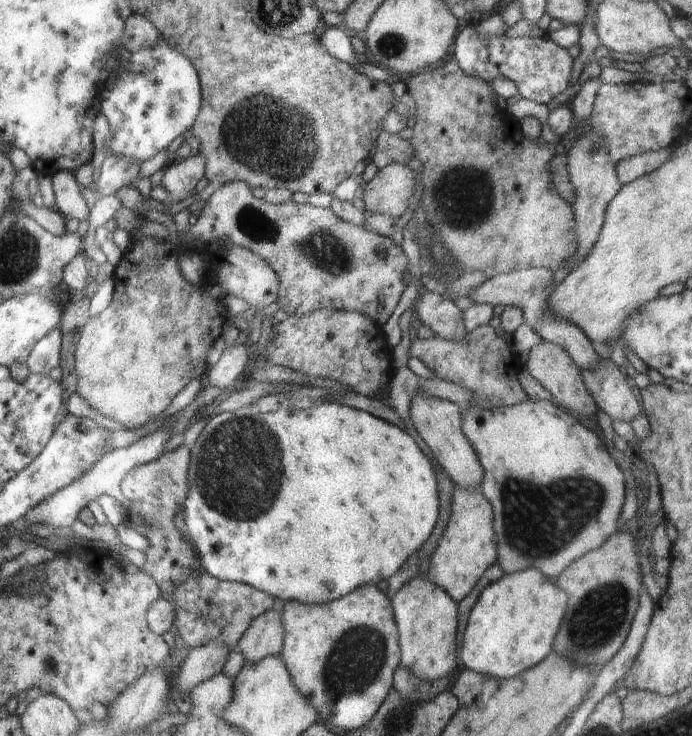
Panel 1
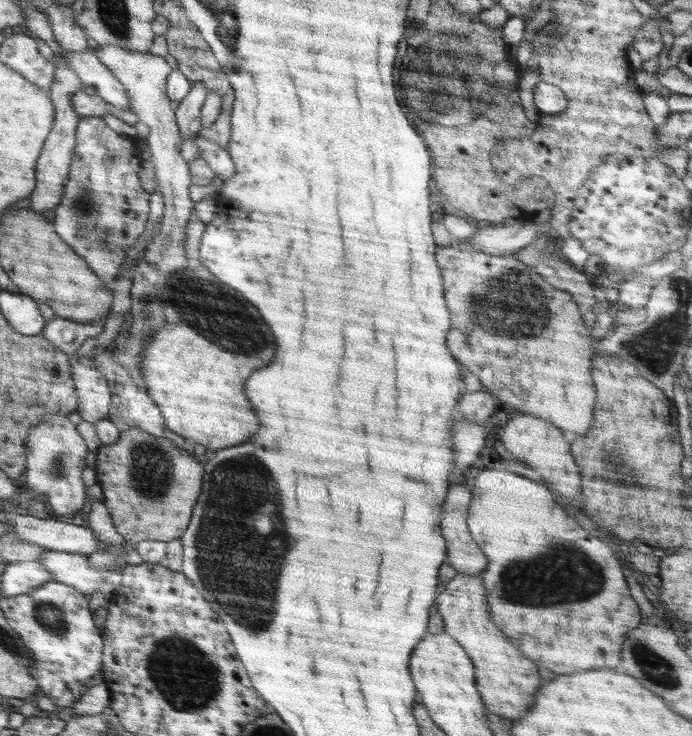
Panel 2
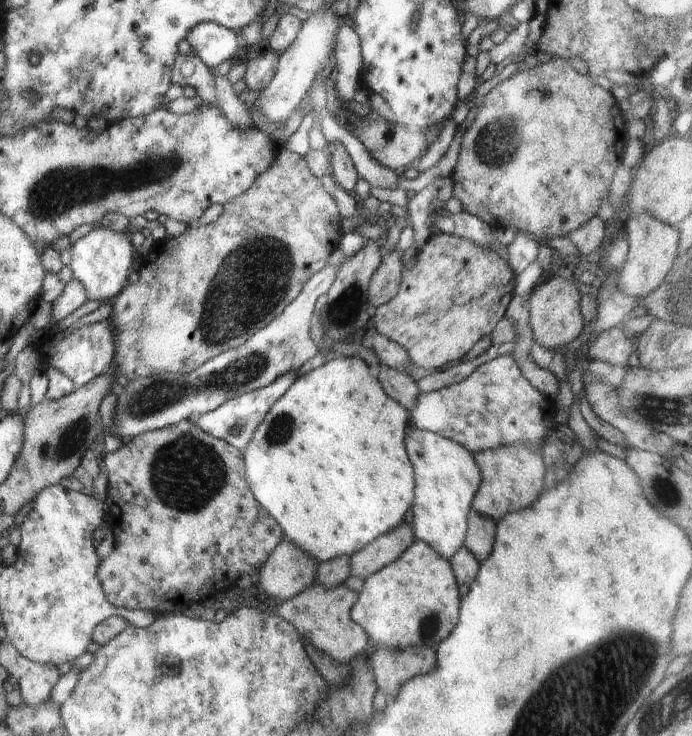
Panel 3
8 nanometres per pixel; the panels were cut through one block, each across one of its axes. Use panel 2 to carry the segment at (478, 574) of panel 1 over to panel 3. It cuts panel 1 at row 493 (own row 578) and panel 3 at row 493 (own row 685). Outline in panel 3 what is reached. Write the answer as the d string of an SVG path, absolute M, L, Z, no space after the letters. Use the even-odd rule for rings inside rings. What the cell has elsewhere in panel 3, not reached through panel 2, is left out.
M522 446L486 450L474 454L474 460L482 472L482 484L476 492L476 498L472 500L471 509L474 512L500 520L510 512L528 508L528 504L532 506L532 502L536 502L536 498L542 494L544 464L542 464L540 448L536 452L524 450Z

